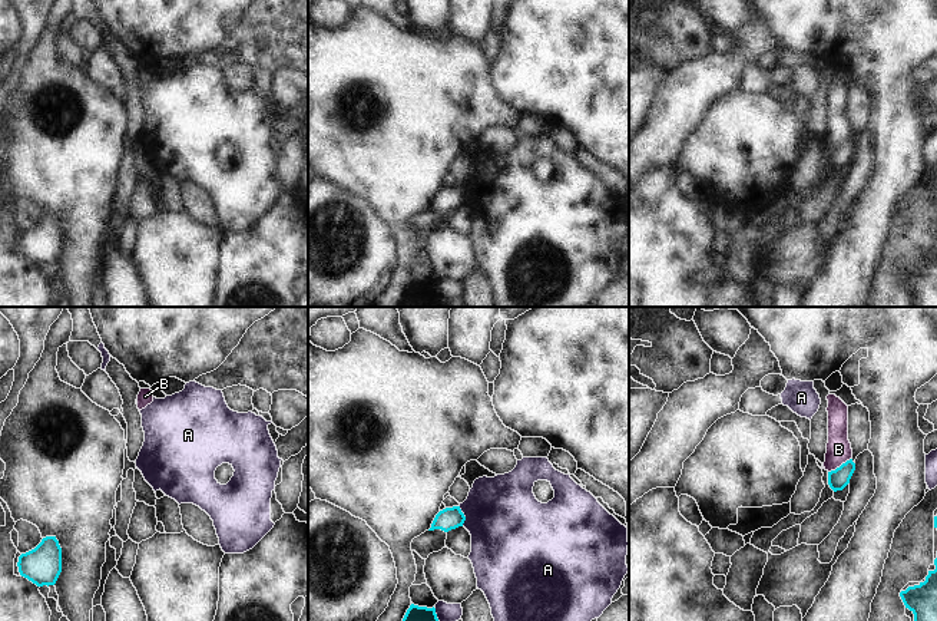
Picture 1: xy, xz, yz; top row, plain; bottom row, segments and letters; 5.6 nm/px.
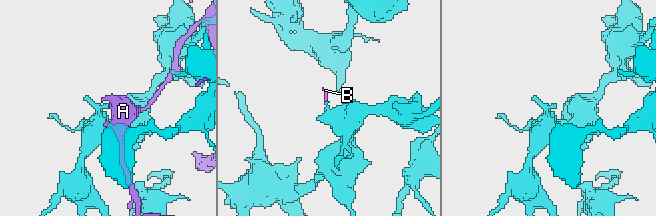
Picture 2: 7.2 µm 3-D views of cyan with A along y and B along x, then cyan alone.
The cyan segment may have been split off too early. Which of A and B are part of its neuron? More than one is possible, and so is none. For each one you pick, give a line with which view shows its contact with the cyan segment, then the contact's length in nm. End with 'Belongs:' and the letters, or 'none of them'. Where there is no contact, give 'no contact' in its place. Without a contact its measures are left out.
B: contact in yz; length 150 nm
Belongs: B

